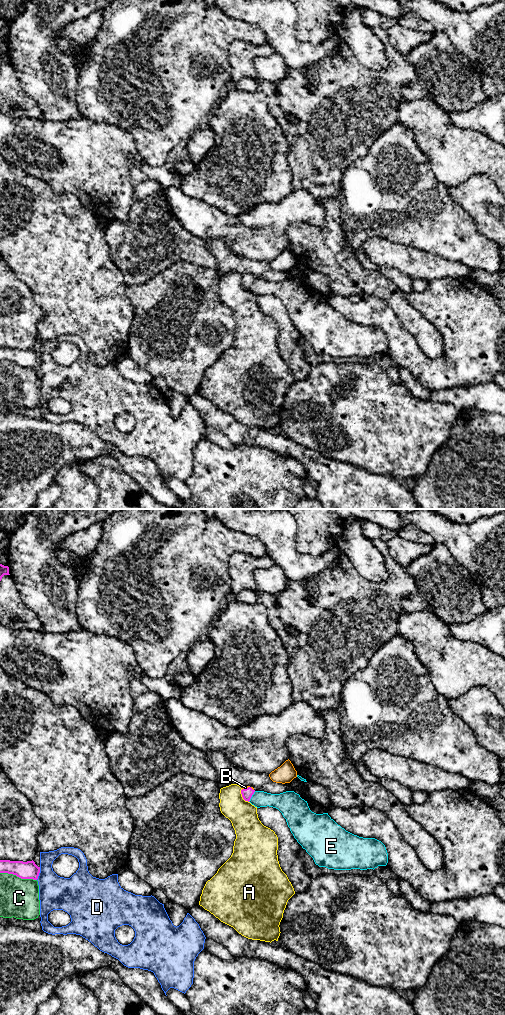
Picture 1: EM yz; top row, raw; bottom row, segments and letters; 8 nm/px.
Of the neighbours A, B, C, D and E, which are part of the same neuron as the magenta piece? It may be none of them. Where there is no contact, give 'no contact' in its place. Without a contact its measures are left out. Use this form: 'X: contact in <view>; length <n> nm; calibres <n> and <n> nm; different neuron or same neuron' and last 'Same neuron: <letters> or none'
A: contact in yz; length 130 nm; calibres 90 and 220 nm; different neuron
B: contact in yz; length 100 nm; calibres 90 and 20 nm; same neuron
C: contact in yz; length 300 nm; calibres 140 and 320 nm; different neuron
D: contact in yz; length 110 nm; calibres 140 and 280 nm; different neuron
E: contact in yz; length 110 nm; calibres 90 and 130 nm; different neuron
Same neuron: B

